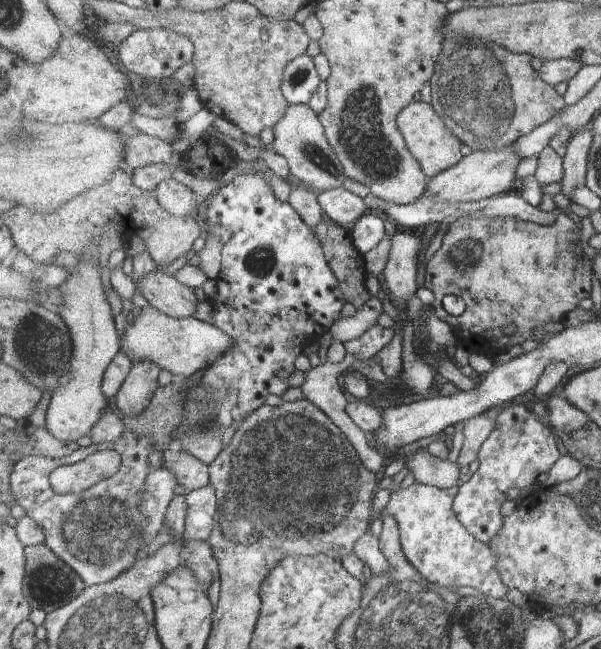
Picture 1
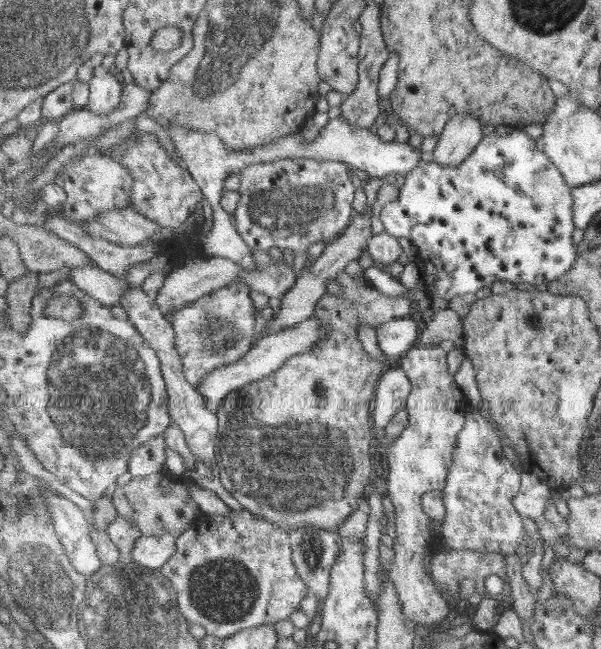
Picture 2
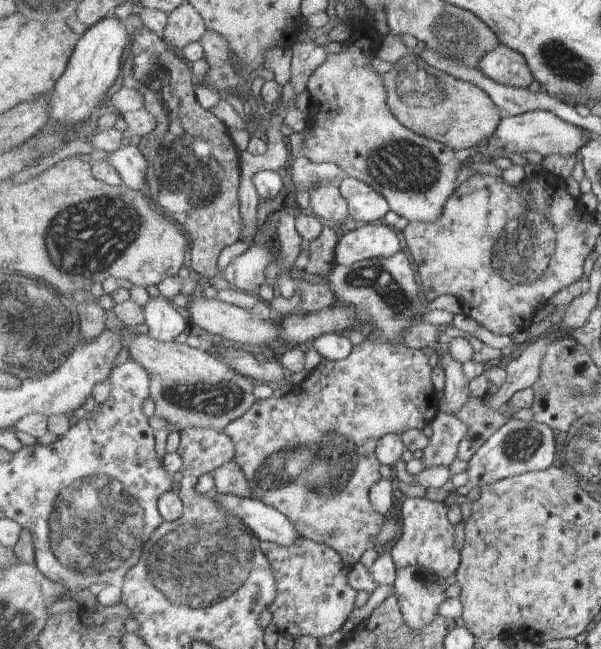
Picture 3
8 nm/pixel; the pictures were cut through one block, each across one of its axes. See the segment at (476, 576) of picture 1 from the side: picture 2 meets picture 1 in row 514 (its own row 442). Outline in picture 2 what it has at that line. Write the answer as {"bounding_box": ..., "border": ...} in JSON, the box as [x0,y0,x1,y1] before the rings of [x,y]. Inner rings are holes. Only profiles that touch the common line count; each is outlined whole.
{"bounding_box":[383,345,469,626],"border":[[[417,345],[397,363],[412,382],[412,391],[403,405],[410,424],[399,438],[383,447],[388,460],[388,482],[384,490],[395,508],[398,534],[392,545],[395,554],[387,568],[406,617],[419,626],[441,624],[451,612],[450,599],[442,594],[437,582],[422,564],[423,560],[427,560],[427,553],[435,554],[434,545],[440,541],[437,532],[433,534],[431,531],[431,516],[421,507],[421,496],[425,492],[443,491],[447,486],[458,434],[467,420],[469,400],[451,374],[448,357],[449,352],[438,346]]]}

